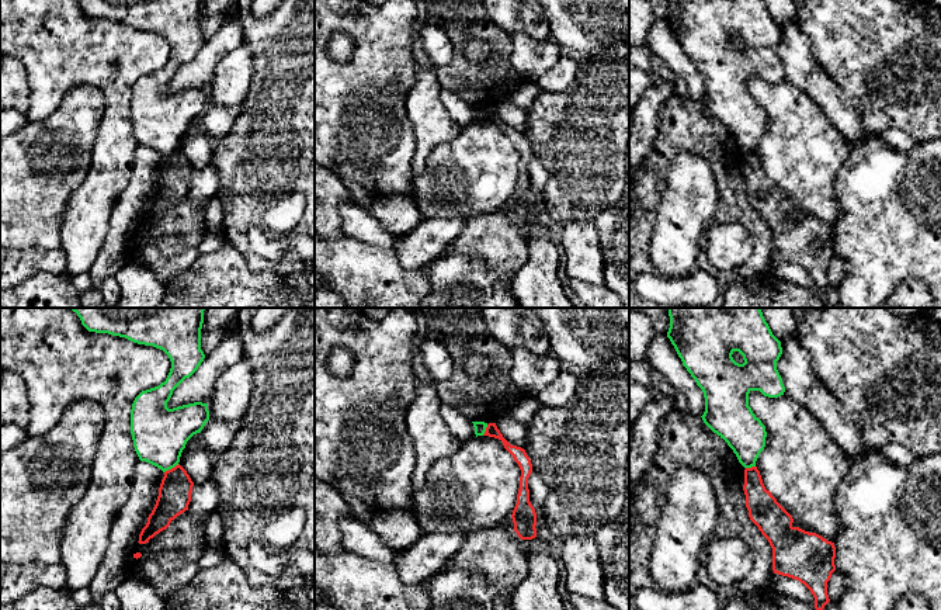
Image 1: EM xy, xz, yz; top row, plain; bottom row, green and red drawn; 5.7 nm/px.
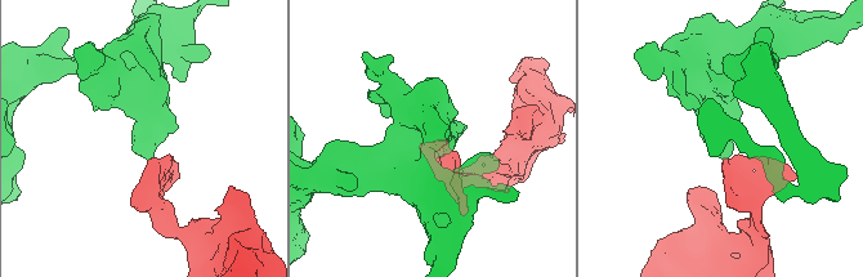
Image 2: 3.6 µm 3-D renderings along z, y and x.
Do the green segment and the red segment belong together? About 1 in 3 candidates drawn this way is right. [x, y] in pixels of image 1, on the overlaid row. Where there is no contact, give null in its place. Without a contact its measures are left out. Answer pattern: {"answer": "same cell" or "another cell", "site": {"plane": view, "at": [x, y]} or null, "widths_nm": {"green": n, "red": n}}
{"answer": "another cell", "site": {"plane": "xy", "at": [172, 467]}, "widths_nm": {"green": 320, "red": 190}}

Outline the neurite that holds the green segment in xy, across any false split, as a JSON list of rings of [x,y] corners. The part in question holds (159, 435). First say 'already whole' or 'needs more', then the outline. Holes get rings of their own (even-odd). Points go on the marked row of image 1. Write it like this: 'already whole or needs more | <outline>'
already whole | [[[70,308],[88,332],[125,337],[163,350],[171,368],[164,382],[142,391],[131,409],[131,434],[140,461],[163,472],[180,462],[187,441],[209,420],[208,403],[167,408],[173,391],[205,358],[201,329],[205,308]]]

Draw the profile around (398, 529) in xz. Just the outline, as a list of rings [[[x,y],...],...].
[[[413,509],[379,512],[368,524],[393,552],[402,552],[423,537]]]

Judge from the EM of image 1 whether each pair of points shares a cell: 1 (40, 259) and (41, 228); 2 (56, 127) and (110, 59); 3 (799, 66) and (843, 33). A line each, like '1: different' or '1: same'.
1: different
2: different
3: different

